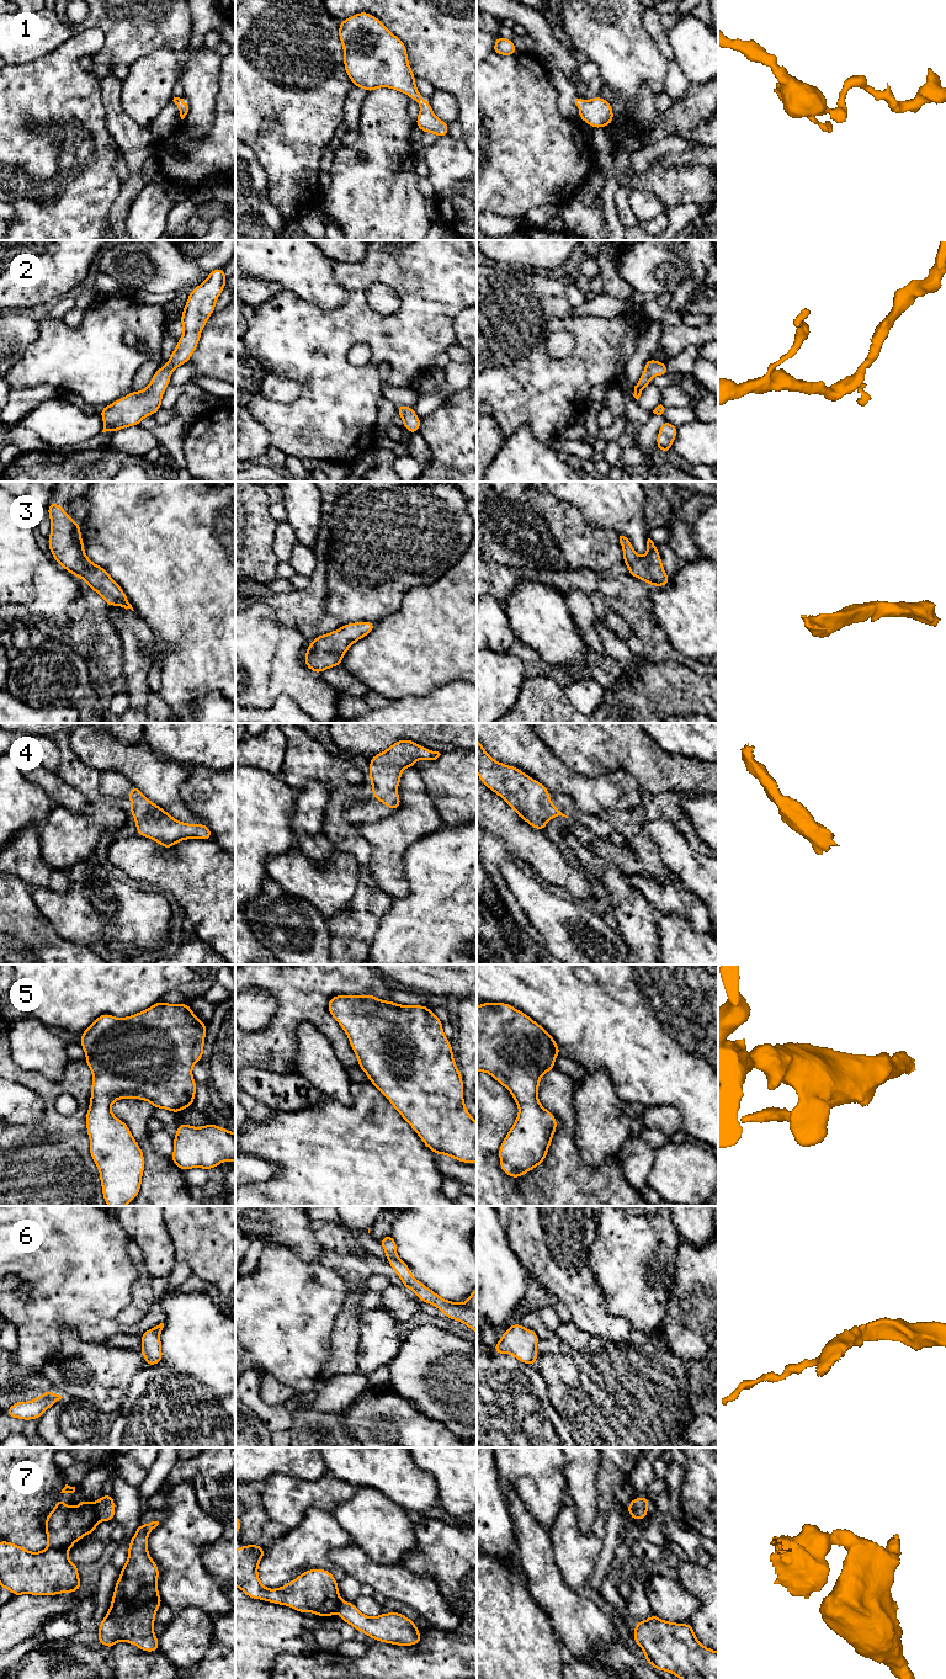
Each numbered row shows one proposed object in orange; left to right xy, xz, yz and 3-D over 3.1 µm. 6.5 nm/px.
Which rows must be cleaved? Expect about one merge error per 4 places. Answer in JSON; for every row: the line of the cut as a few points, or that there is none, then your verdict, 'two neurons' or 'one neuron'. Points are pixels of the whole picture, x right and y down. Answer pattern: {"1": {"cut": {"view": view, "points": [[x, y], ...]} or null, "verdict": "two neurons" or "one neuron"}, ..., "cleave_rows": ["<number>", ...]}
{"1": {"cut": null, "verdict": "one neuron"}, "2": {"cut": null, "verdict": "one neuron"}, "3": {"cut": null, "verdict": "one neuron"}, "4": {"cut": null, "verdict": "one neuron"}, "5": {"cut": null, "verdict": "one neuron"}, "6": {"cut": null, "verdict": "one neuron"}, "7": {"cut": {"view": "xy", "points": [[94, 1503], [100, 1519]]}, "verdict": "two neurons"}, "cleave_rows": ["7"]}

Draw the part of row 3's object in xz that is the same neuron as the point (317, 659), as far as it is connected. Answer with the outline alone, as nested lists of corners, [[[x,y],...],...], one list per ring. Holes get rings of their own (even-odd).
[[[354,622],[326,634],[318,636],[310,642],[305,665],[319,674],[329,668],[342,665],[342,655],[349,648],[373,631],[376,622]]]

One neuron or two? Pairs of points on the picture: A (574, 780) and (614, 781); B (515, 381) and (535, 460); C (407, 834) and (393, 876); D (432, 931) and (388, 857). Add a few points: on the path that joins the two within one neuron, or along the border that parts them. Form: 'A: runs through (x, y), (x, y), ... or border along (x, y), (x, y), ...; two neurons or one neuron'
A: runs through (584, 784), (604, 784); one neuron
B: border along (505, 436), (527, 424), (532, 434), (546, 444); two neurons
C: runs through (397, 844), (393, 848), (393, 866); one neuron
D: border along (403, 862), (408, 893), (396, 899); two neurons

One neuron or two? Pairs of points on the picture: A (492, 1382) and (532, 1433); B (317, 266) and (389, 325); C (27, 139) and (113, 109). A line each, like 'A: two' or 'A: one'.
A: one
B: two
C: two

